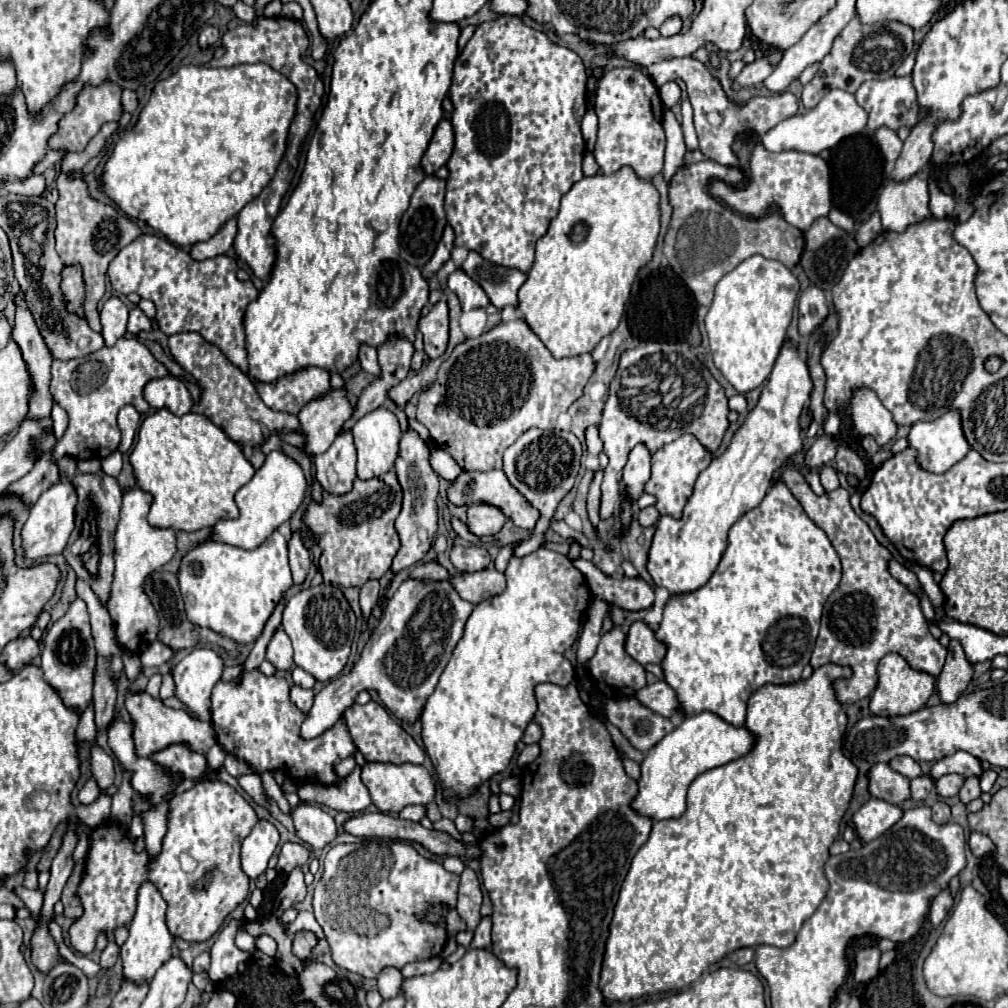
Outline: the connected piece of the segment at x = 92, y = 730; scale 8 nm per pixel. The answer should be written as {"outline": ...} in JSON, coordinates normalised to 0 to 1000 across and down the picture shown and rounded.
{"outline":[[[92,696],[82,704],[80,708],[80,716],[76,720],[76,735],[78,737],[86,735],[92,736],[96,728],[96,720],[94,720],[94,702]]]}

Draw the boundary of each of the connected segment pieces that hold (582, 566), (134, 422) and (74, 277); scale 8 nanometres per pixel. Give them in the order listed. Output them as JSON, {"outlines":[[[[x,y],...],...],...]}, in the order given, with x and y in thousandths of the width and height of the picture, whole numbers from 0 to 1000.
{"outlines":[[[[582,556],[568,558],[576,569],[582,573],[582,579],[590,593],[596,593],[604,599],[616,601],[620,605],[636,605],[648,599],[648,583],[638,573],[622,571],[592,571],[592,563]]],[[[124,402],[117,410],[116,420],[120,427],[120,438],[117,446],[124,450],[133,438],[136,427],[139,424],[140,411],[131,402]]],[[[68,262],[61,268],[61,292],[63,300],[66,302],[68,310],[74,310],[74,313],[84,317],[82,310],[82,270],[78,270],[78,262]]]]}

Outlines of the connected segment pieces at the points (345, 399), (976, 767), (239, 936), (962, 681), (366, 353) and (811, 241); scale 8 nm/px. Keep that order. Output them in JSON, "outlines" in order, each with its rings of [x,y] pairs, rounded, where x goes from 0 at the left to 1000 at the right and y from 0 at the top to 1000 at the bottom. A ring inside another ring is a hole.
{"outlines":[[[[328,385],[320,397],[309,397],[301,409],[297,409],[299,431],[305,435],[305,448],[316,452],[330,440],[336,425],[348,415],[350,403],[342,385]]],[[[951,744],[951,746],[947,746],[945,750],[939,750],[939,752],[936,752],[936,754],[932,754],[932,756],[928,756],[928,760],[926,760],[926,764],[924,764],[924,772],[934,772],[934,770],[938,770],[938,768],[953,768],[953,770],[975,770],[975,766],[977,766],[977,762],[975,762],[975,758],[973,758],[973,754],[969,754],[967,750],[963,750],[961,746],[955,746],[955,744]]],[[[236,923],[233,929],[233,937],[239,942],[245,943],[250,947],[253,947],[256,943],[253,937],[253,930],[241,925],[240,923]]],[[[943,635],[939,657],[934,669],[930,671],[930,685],[932,685],[934,696],[936,698],[947,696],[951,688],[959,685],[959,679],[963,677],[963,673],[965,673],[965,659],[959,655],[951,635]]],[[[362,343],[356,347],[356,359],[358,359],[358,365],[366,371],[376,371],[376,361],[374,361],[374,347],[368,345],[368,343]]],[[[811,216],[799,234],[799,248],[795,252],[795,264],[799,272],[803,274],[805,282],[809,282],[814,288],[824,288],[828,282],[832,282],[832,274],[836,274],[840,262],[850,250],[852,250],[852,244],[838,228],[830,226],[822,216]]]]}

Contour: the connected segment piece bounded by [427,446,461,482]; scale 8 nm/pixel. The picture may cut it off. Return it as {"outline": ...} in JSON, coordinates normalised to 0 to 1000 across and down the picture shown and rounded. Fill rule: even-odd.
{"outline":[[[424,442],[424,444],[426,444],[426,448],[428,448],[426,456],[428,456],[430,466],[432,466],[438,474],[443,474],[445,478],[451,478],[451,474],[453,474],[455,468],[457,468],[455,460],[453,460],[441,446],[438,446],[438,444],[434,444],[434,442]]]}

